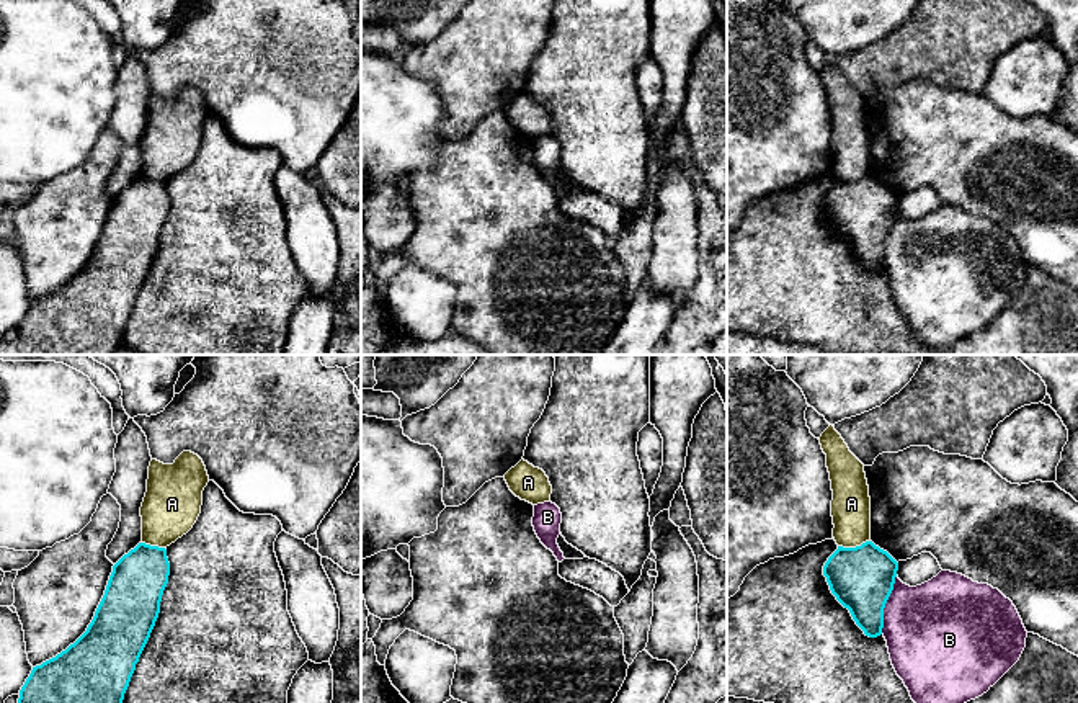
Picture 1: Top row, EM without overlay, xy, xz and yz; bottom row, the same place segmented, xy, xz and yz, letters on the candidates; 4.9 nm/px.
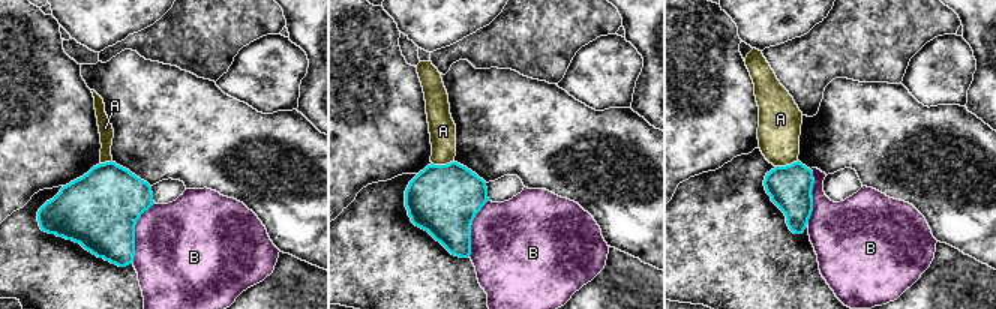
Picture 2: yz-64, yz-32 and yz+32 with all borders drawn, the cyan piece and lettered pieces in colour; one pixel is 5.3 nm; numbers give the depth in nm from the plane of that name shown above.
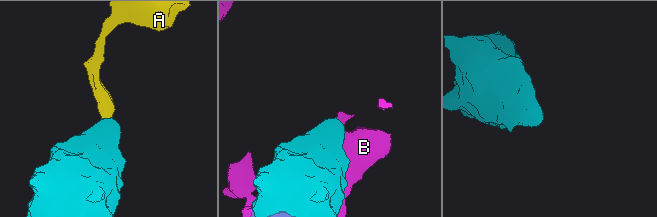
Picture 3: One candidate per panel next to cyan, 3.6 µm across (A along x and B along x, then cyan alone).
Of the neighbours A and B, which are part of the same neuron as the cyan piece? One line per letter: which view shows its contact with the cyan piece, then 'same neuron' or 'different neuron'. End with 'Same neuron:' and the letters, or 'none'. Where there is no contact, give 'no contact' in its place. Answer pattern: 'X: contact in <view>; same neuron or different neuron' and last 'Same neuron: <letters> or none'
A: contact in yz; different neuron
B: contact in yz; different neuron
Same neuron: none

